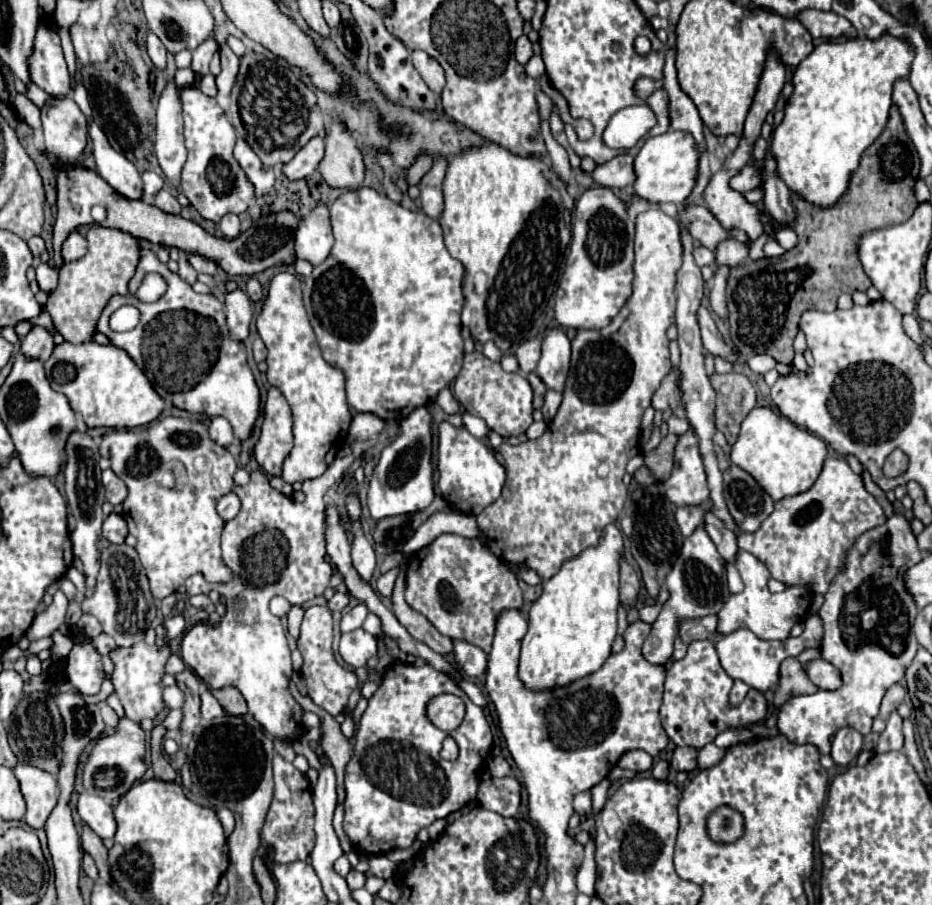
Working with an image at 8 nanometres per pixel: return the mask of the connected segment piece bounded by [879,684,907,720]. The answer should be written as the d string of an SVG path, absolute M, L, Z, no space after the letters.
M893 684L893 686L885 692L885 698L883 698L883 702L881 702L881 712L879 712L879 716L881 716L883 720L887 720L887 716L889 716L893 710L897 710L897 706L903 702L905 694L907 694L907 690L905 690L901 684Z

